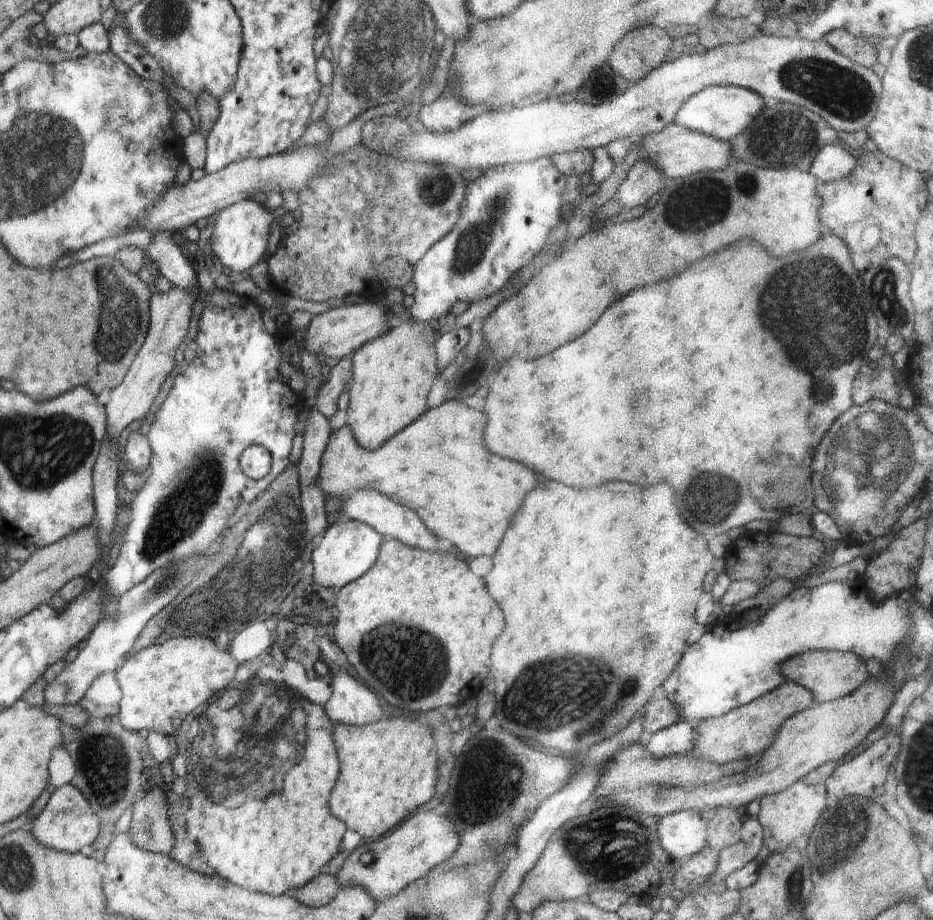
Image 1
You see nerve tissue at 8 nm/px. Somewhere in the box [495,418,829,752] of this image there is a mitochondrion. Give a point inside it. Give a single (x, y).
(551, 688)

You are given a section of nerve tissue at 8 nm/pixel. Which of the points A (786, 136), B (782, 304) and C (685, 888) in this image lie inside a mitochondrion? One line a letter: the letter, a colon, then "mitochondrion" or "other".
A: mitochondrion
B: mitochondrion
C: other

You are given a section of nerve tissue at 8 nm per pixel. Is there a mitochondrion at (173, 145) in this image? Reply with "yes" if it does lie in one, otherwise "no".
no

